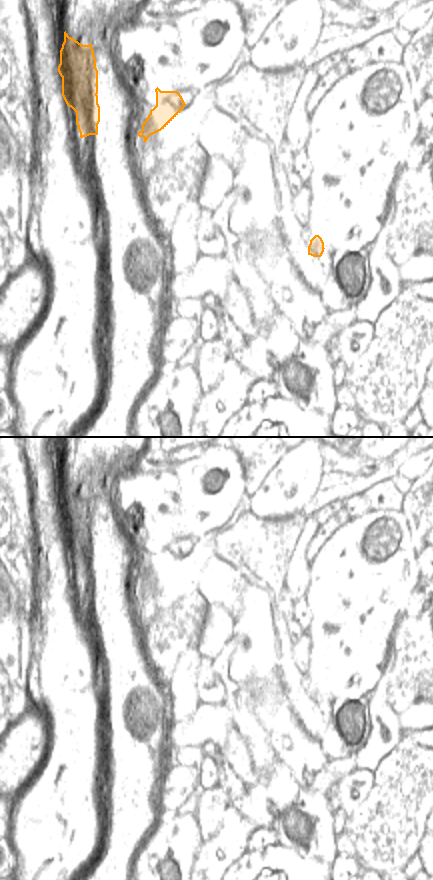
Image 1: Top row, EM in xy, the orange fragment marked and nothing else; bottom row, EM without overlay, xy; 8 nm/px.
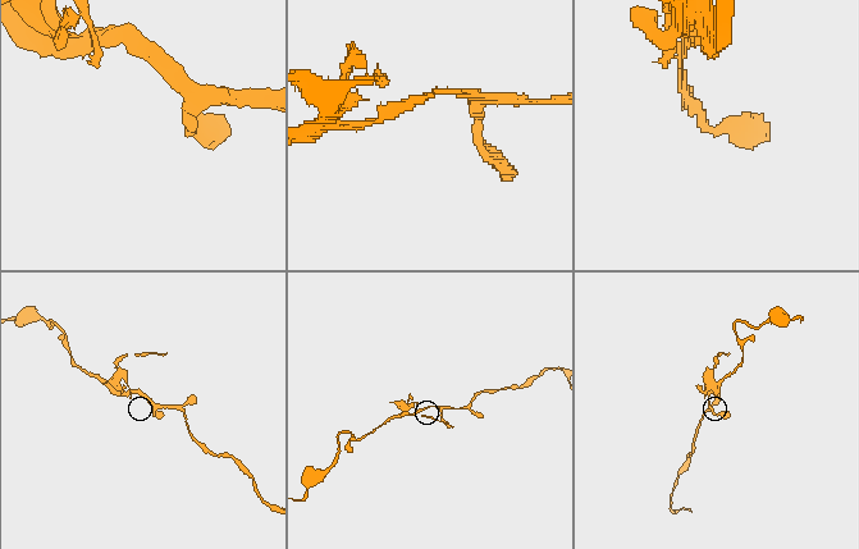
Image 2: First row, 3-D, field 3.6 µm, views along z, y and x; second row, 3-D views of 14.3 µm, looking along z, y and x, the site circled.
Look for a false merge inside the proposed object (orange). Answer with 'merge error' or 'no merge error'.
merge error

